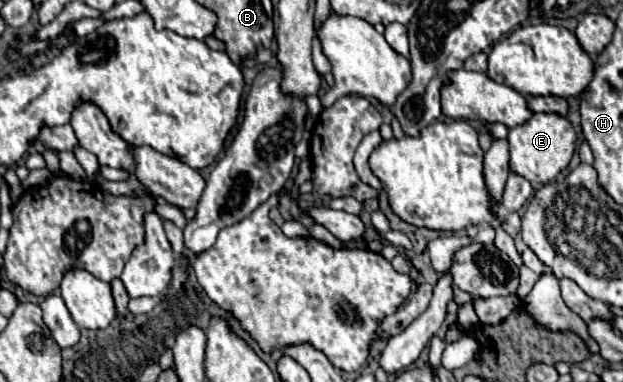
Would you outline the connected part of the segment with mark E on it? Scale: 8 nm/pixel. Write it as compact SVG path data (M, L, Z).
M535 113L529 123L509 129L509 169L529 183L553 181L571 161L575 153L575 131L571 123L555 113Z

